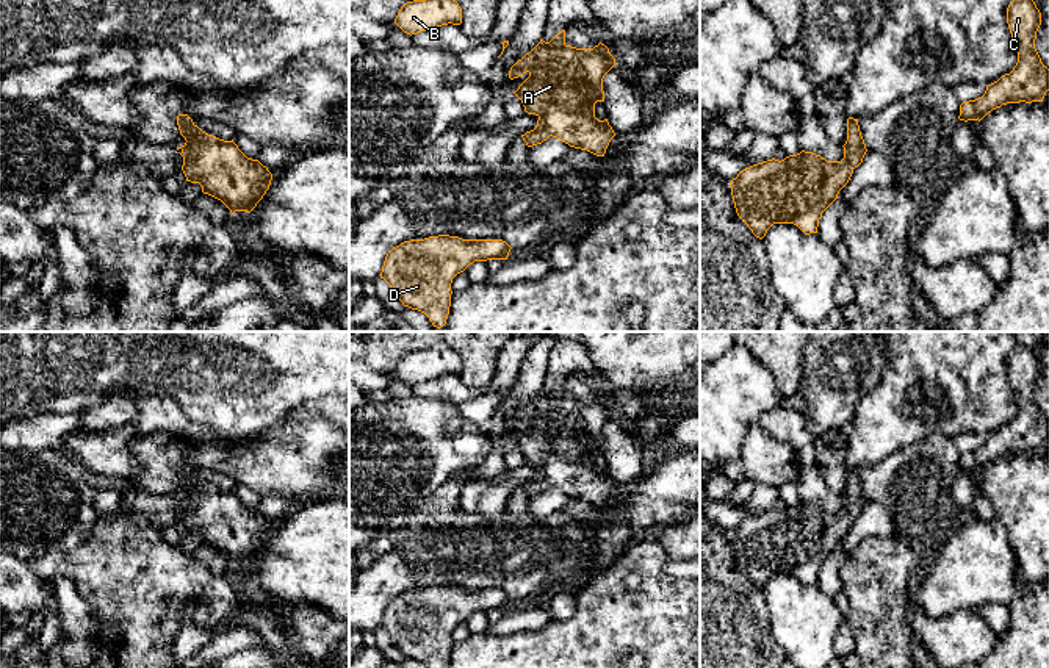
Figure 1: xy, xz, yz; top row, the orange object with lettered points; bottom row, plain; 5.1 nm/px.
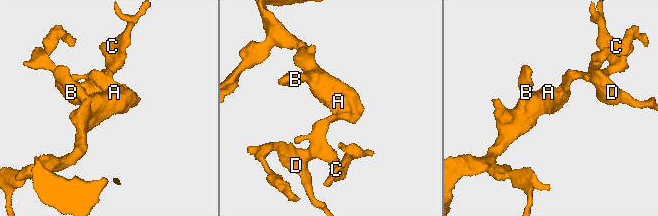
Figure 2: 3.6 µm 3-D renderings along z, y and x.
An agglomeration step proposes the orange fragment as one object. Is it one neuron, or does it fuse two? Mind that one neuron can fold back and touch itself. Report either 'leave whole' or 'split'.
leave whole

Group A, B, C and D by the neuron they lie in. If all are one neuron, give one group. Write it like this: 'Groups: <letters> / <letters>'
Groups: A B C D

